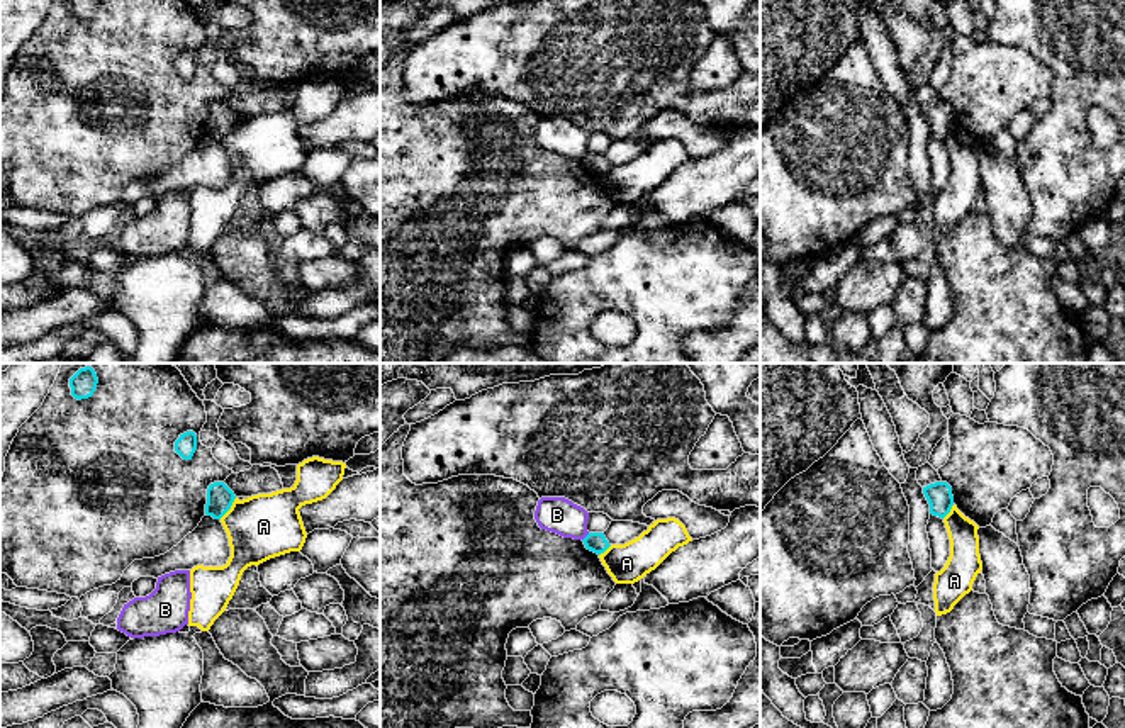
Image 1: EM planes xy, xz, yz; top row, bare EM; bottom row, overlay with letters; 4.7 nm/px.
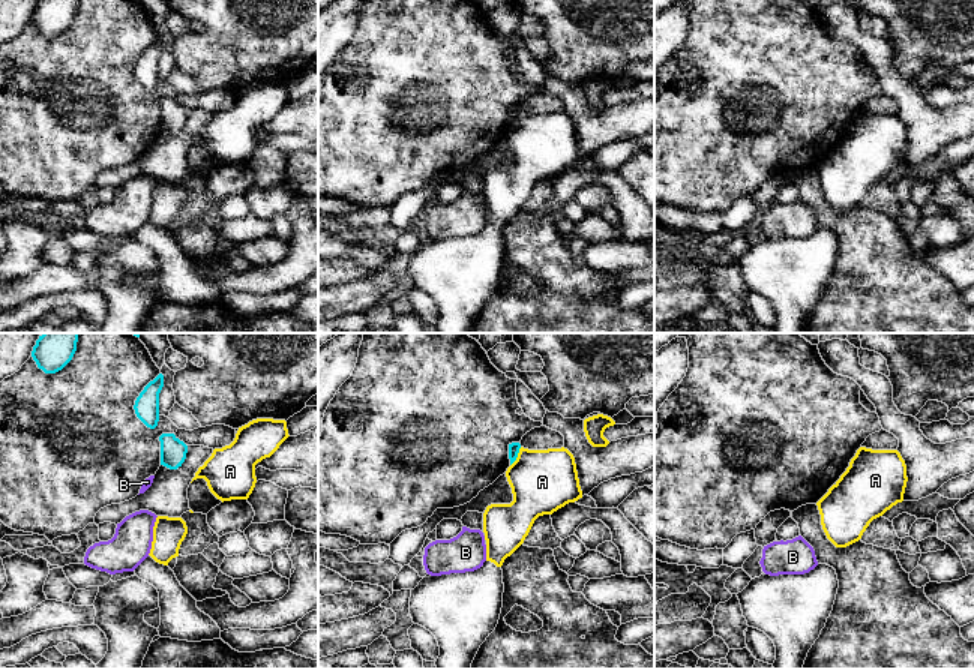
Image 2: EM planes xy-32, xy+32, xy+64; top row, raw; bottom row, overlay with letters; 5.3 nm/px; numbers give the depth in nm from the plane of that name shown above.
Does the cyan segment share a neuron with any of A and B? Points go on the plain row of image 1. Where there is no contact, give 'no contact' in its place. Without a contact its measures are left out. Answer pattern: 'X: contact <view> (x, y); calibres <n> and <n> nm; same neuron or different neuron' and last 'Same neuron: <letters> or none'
A: contact xy (229, 128); calibres 130 and 300 nm; different neuron
B: contact xz (586, 156); calibres 100 and 170 nm; different neuron
Same neuron: none

